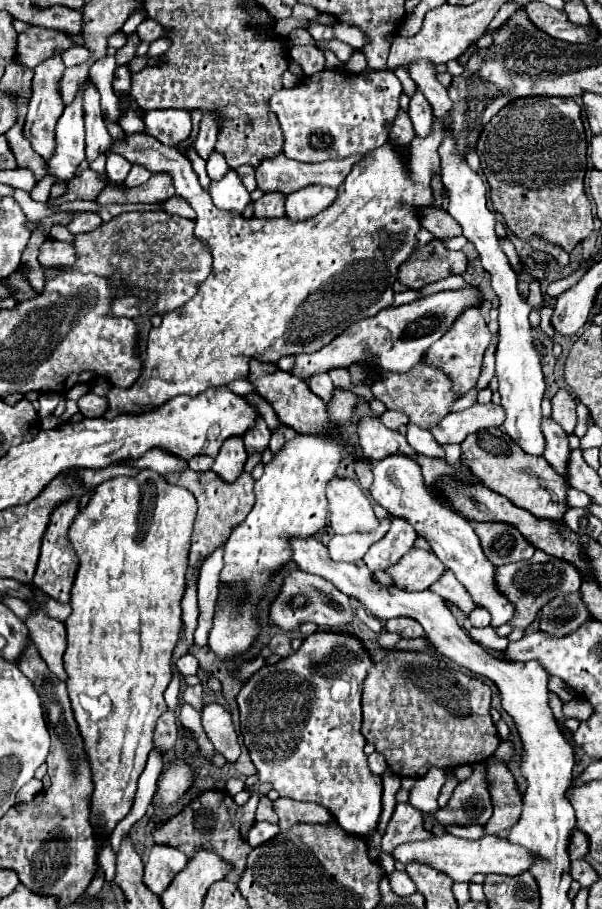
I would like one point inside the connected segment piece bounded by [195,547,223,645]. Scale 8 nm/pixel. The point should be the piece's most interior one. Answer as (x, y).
(209, 579)

